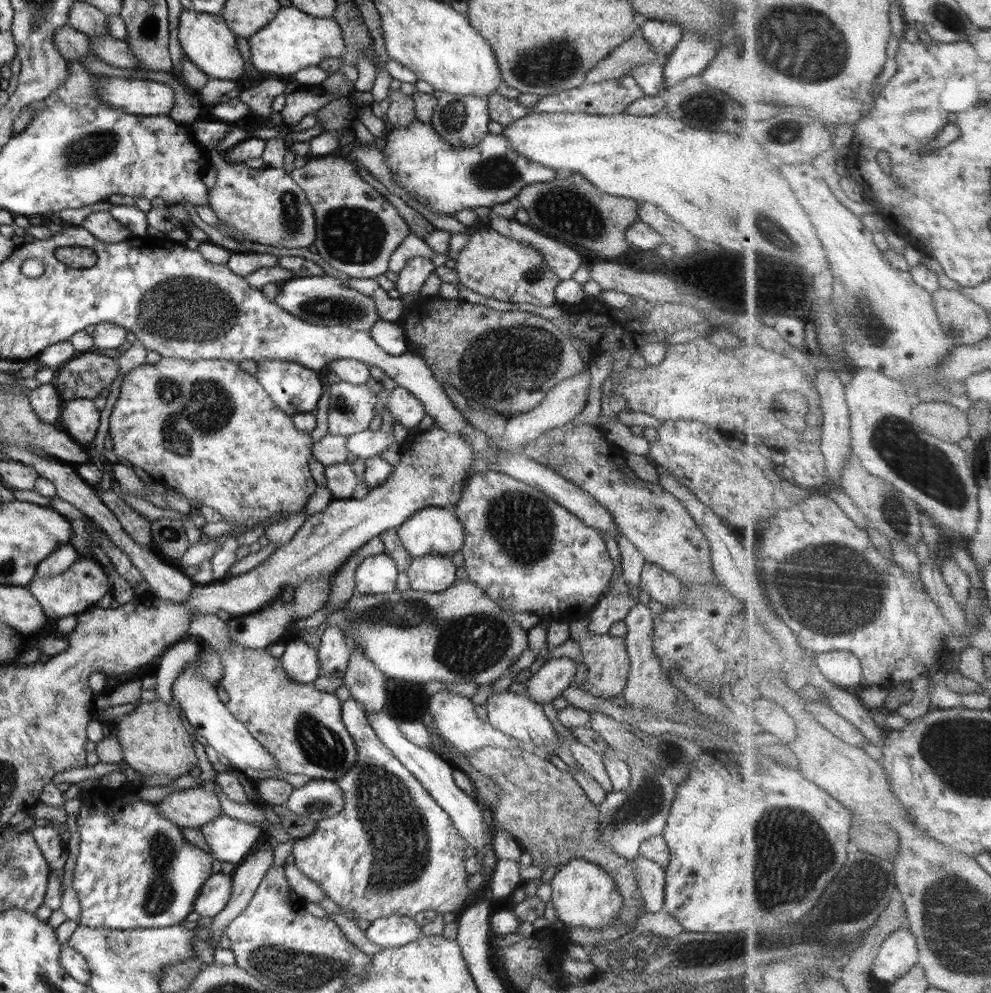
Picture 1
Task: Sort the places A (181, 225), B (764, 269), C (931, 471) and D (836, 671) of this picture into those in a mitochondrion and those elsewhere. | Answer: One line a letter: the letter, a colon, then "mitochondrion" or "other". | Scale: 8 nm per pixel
A: other
B: mitochondrion
C: mitochondrion
D: other

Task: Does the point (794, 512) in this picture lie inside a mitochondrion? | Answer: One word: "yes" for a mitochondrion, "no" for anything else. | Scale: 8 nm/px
no

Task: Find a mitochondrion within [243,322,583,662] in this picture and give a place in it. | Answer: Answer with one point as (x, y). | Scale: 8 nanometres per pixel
(521, 526)

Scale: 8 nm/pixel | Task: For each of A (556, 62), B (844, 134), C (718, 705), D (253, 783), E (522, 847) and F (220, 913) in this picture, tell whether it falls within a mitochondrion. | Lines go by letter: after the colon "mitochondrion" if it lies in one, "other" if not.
A: mitochondrion
B: other
C: other
D: other
E: other
F: other

